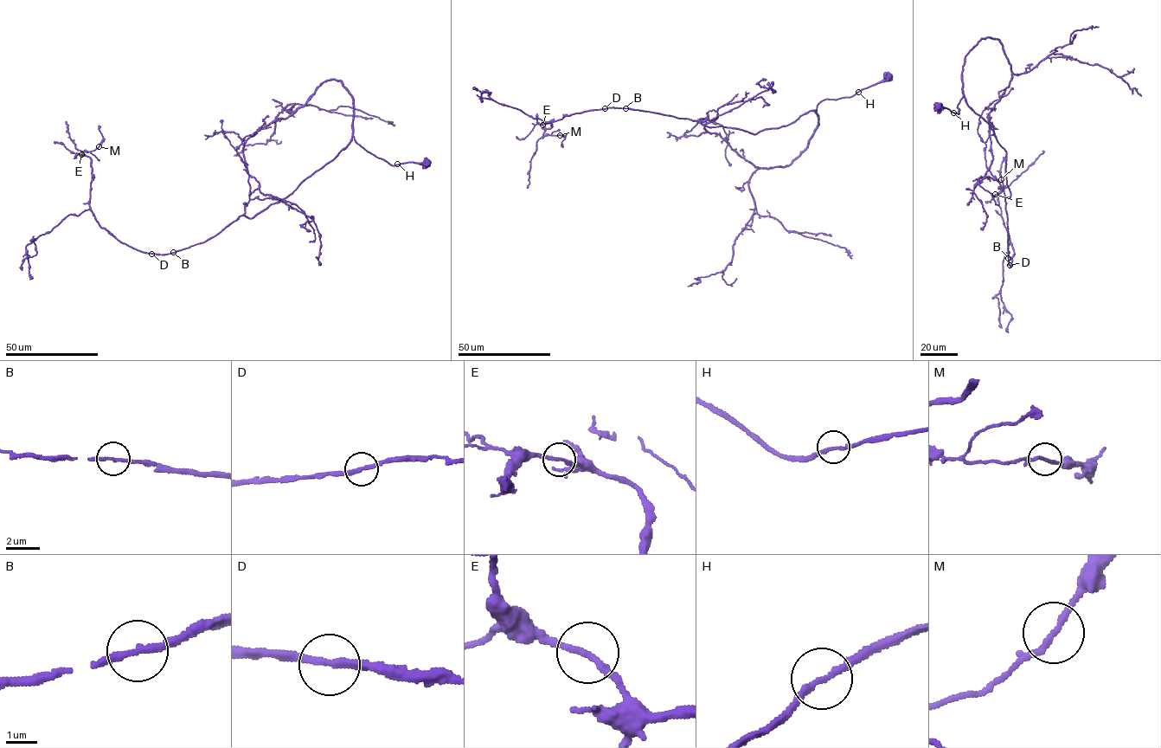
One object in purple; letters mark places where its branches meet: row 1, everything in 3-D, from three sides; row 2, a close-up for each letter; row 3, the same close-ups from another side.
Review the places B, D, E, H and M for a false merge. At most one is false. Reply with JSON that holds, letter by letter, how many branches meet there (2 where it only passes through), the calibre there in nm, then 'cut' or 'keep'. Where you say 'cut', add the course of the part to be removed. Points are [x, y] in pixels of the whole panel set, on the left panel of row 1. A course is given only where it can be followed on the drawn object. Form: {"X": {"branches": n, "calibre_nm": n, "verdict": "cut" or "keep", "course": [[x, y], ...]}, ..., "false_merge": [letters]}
{"B": {"branches": 2, "calibre_nm": 200, "verdict": "keep"}, "D": {"branches": 2, "calibre_nm": 220, "verdict": "keep"}, "E": {"branches": 2, "calibre_nm": 190, "verdict": "keep"}, "H": {"branches": 2, "calibre_nm": 200, "verdict": "keep"}, "M": {"branches": 2, "calibre_nm": 190, "verdict": "keep"}, "false_merge": []}

